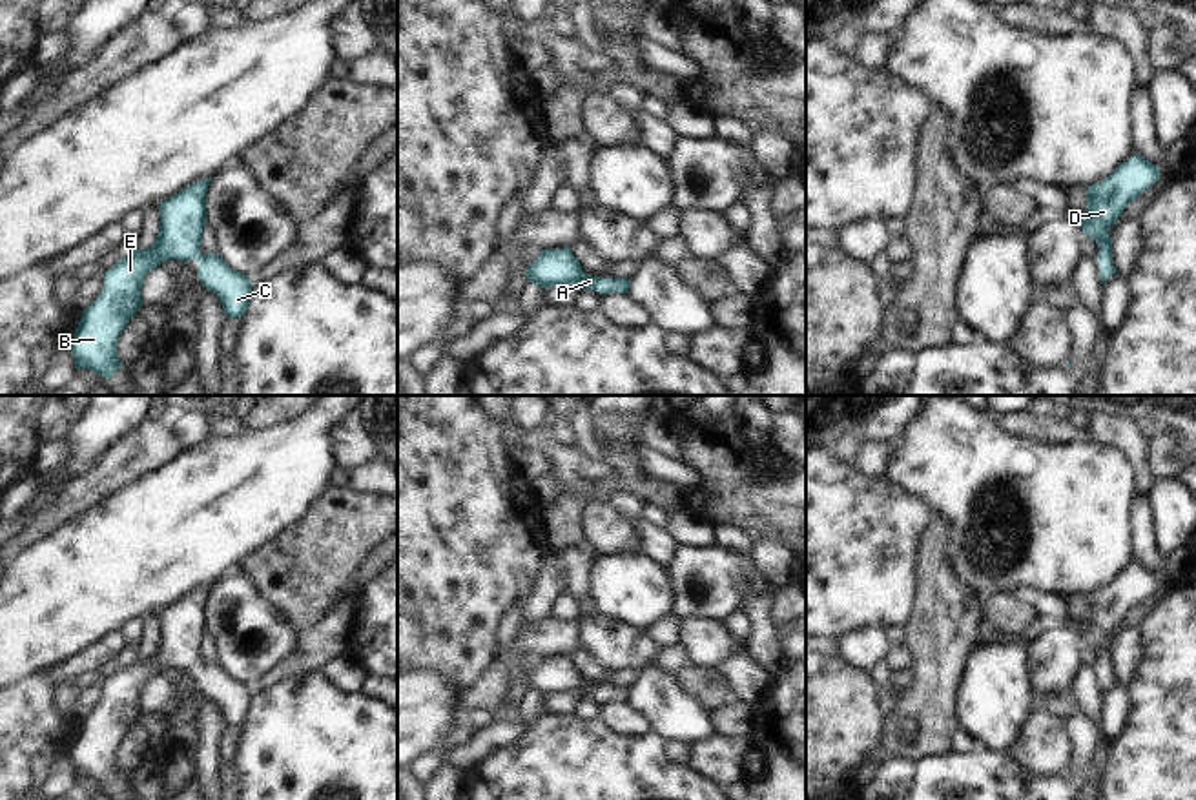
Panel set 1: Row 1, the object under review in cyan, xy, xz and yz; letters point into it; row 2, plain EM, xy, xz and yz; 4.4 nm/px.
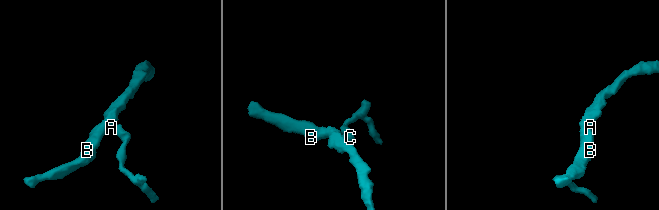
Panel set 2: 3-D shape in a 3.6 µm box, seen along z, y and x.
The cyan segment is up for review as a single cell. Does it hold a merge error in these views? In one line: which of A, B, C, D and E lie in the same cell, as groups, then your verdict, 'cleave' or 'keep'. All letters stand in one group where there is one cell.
A B C D E; keep

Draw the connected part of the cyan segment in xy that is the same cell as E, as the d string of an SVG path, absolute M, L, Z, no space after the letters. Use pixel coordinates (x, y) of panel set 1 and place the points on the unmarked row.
M211 587L193 590L162 609L155 651L119 667L102 683L104 696L82 720L69 753L77 778L88 776L108 787L122 774L117 764L119 744L144 713L144 685L168 667L197 669L199 689L221 707L226 725L244 723L252 705L250 685L230 676L221 662L201 660L210 590Z

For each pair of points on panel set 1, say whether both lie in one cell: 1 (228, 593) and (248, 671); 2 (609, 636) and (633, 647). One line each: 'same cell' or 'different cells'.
1: same cell
2: same cell

